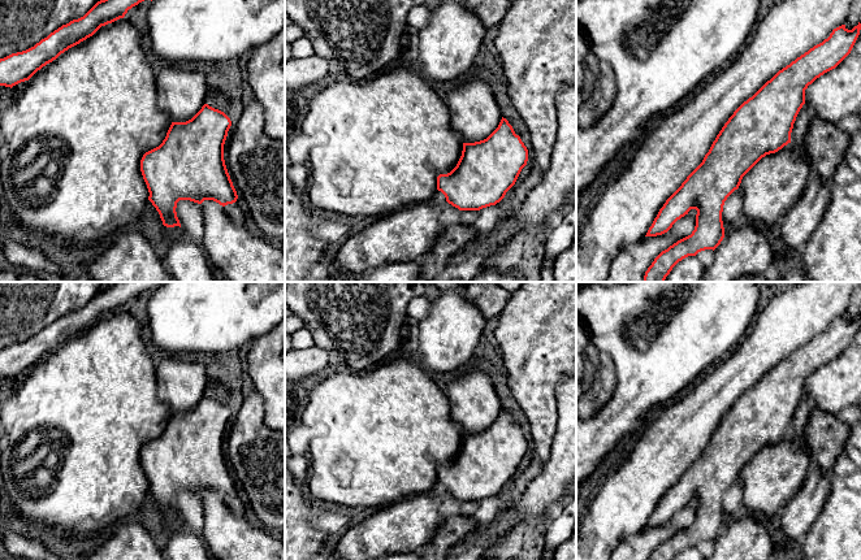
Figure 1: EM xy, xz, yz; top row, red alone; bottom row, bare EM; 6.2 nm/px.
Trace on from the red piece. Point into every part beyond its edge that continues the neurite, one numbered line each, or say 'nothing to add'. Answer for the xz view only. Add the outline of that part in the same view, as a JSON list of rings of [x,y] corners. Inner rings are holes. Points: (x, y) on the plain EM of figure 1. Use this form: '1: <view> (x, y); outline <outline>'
nothing to add

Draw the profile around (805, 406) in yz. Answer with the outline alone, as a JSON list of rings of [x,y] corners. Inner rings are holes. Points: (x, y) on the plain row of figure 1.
[[[804,395],[793,414],[793,420],[791,424],[791,435],[802,437],[808,418],[809,418],[813,408],[814,407],[813,407],[812,399],[806,395]]]

